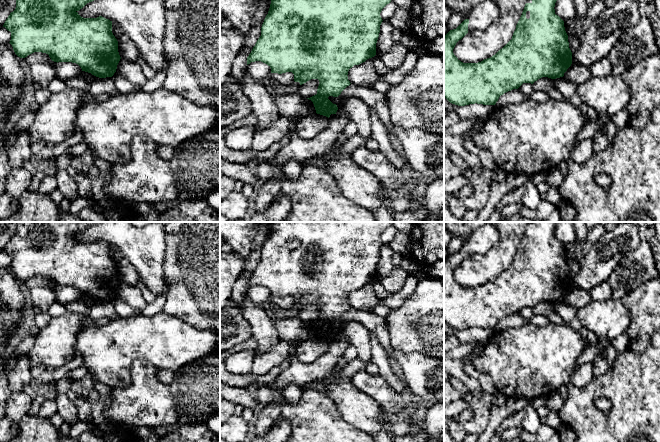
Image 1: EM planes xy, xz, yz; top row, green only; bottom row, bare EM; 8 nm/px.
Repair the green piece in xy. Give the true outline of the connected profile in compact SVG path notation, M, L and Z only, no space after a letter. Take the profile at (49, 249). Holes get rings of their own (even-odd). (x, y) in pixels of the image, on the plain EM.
M16 222L16 232L10 237L3 251L11 256L10 268L15 278L25 282L34 276L49 279L54 286L72 286L78 288L82 295L99 302L112 301L121 283L118 265L112 257L112 245L102 240L83 242L78 238L87 227L98 222Z

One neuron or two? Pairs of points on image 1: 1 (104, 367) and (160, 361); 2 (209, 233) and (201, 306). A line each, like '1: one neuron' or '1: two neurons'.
1: one neuron
2: one neuron

